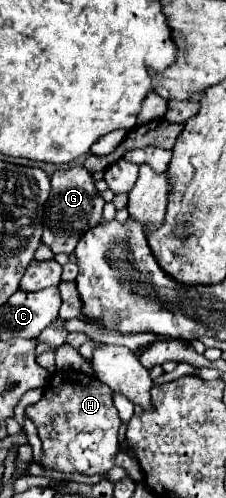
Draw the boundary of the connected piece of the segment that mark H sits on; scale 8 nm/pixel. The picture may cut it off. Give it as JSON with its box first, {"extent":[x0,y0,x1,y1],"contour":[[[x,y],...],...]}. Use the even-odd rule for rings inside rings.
{"extent":[25,371,121,475],"contour":[[[55,371],[43,389],[41,401],[29,405],[25,415],[35,423],[37,435],[43,443],[43,459],[39,461],[43,469],[103,475],[115,465],[121,419],[117,409],[113,409],[111,389],[95,377],[85,377],[79,371]]]}

